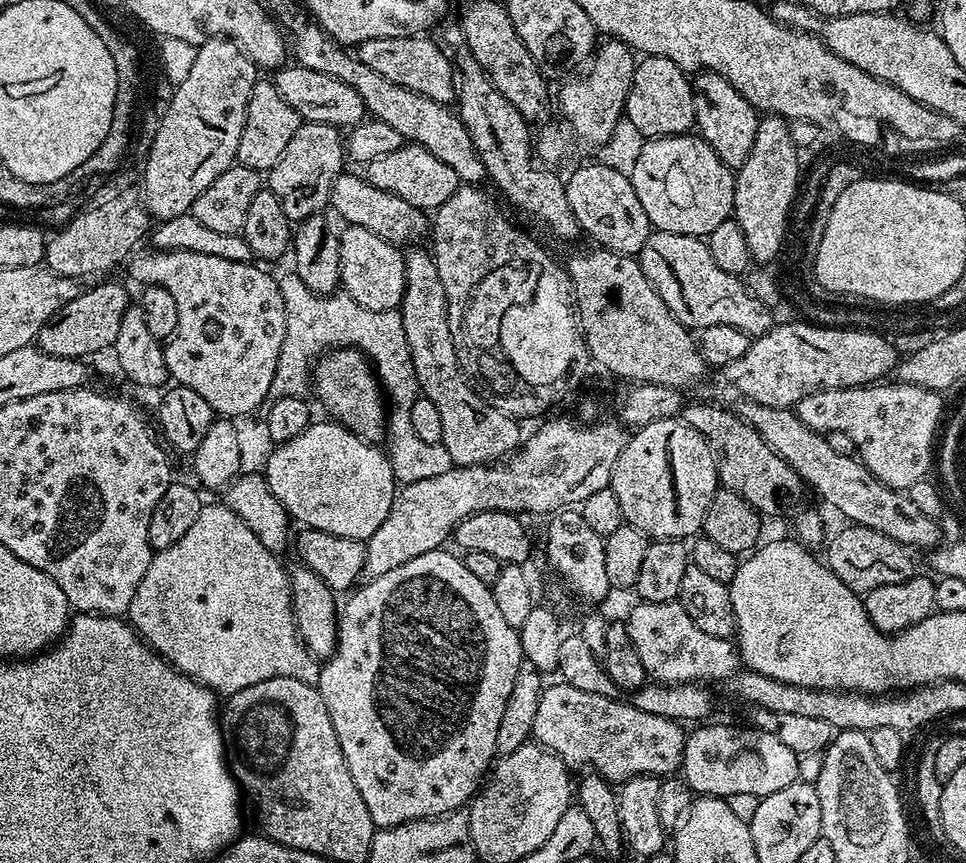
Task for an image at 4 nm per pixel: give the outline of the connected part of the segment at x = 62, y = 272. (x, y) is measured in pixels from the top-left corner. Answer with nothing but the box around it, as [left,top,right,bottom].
[44,192,150,282]

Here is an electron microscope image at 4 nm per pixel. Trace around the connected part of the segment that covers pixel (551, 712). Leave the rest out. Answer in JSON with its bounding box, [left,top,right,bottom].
[532,683,686,786]

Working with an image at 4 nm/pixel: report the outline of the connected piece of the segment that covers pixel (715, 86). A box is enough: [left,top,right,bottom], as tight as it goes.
[692,72,761,170]

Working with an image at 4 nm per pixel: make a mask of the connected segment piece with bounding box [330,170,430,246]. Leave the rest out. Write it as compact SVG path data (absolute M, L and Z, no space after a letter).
M351 170L341 172L340 177L334 182L330 208L344 219L345 225L357 224L368 228L370 234L378 234L378 238L397 246L408 246L413 242L423 241L420 239L423 236L425 239L430 228L430 220L425 209L410 206L410 202L406 202L406 198L398 198L398 194L378 190L363 175L355 176Z

